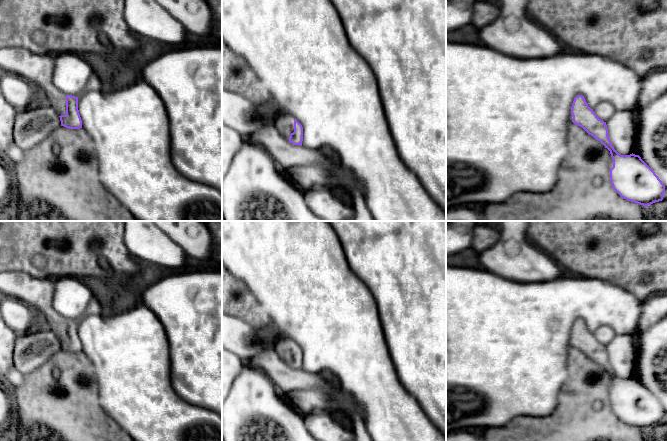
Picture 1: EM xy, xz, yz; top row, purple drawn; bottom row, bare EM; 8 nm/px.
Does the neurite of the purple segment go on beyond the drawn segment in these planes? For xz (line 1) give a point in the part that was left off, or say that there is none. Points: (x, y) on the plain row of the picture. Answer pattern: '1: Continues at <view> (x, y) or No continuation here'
1: Continues at xz (285, 348)

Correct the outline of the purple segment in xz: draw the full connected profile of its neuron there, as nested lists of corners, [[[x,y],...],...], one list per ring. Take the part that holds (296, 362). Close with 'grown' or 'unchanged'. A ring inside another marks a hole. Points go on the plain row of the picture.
[[[281,340],[275,345],[274,350],[290,367],[302,370],[303,351],[294,341]]]; grown

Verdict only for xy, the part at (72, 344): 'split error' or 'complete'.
split error

